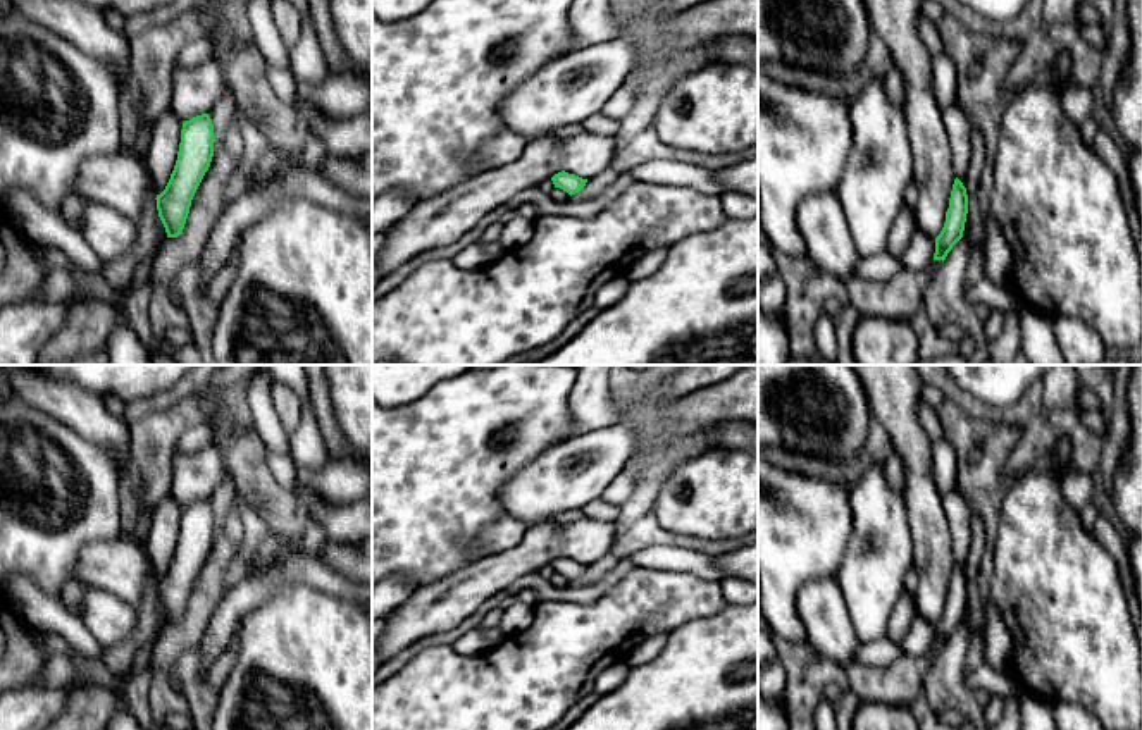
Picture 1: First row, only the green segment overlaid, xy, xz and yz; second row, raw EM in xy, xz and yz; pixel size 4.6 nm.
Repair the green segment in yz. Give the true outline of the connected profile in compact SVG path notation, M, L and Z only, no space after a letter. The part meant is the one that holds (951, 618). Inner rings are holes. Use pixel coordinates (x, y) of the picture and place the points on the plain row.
M956 563L946 597L946 608L940 620L935 623L934 646L946 646L953 632L963 623L968 599L968 580L963 568Z

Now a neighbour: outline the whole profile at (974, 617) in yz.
M971 510L971 544L968 553L966 580L968 599L963 616L963 625L970 628L970 634L980 634L985 620L985 608L982 603L982 592L977 585L978 565L985 548L985 525L982 517Z

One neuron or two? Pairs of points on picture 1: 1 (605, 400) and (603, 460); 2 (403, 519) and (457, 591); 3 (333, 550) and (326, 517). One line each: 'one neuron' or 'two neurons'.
1: two neurons
2: two neurons
3: two neurons

